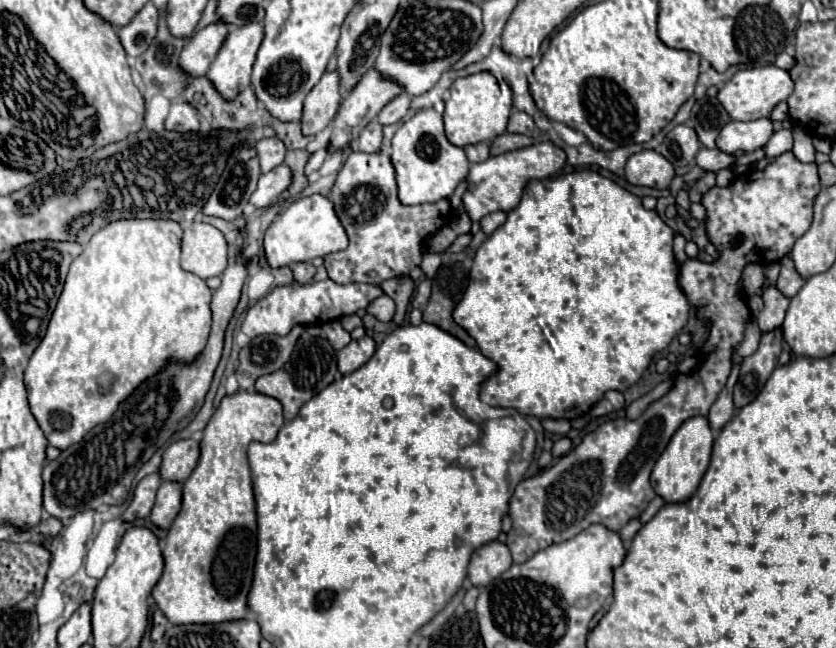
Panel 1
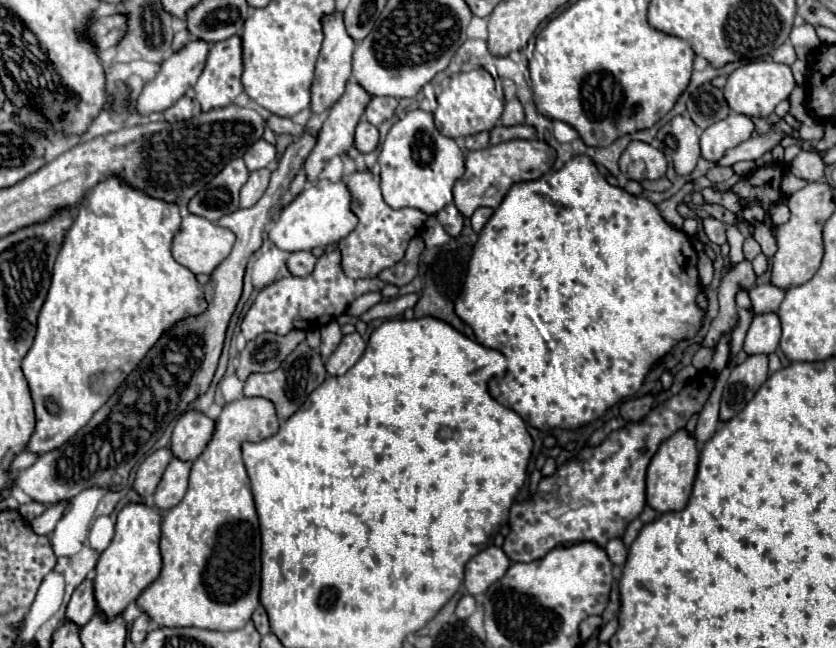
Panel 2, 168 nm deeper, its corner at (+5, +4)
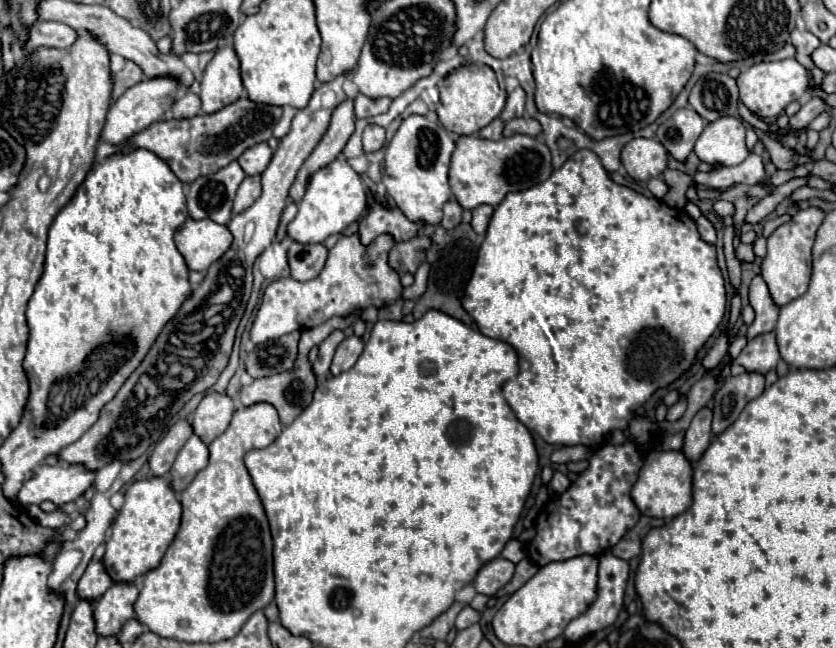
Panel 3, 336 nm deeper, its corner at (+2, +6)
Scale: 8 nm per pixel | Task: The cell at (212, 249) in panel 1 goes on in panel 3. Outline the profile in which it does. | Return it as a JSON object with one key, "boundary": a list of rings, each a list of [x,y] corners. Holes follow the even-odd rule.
{"boundary":[[[187,218],[175,232],[175,244],[189,270],[205,272],[231,246],[231,232],[213,220]]]}

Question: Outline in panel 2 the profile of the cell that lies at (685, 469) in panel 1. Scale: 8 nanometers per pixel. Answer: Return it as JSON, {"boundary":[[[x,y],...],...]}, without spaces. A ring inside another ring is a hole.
{"boundary":[[[678,430],[672,438],[660,444],[660,450],[654,454],[648,466],[646,504],[660,514],[682,510],[692,492],[696,470],[698,470],[698,444],[692,434],[688,434],[686,430]]]}

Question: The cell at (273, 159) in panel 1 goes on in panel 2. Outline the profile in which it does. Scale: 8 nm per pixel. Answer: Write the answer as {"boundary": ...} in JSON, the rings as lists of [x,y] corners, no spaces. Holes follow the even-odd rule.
{"boundary":[[[258,140],[244,154],[244,162],[246,162],[246,168],[252,172],[252,170],[268,168],[272,162],[276,162],[276,156],[278,154],[276,154],[276,148],[272,144],[268,144],[266,140]]]}

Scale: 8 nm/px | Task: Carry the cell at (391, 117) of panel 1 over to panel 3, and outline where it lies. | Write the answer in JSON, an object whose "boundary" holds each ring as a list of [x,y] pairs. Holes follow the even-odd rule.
{"boundary":[[[363,94],[355,96],[355,116],[357,118],[371,118],[385,114],[391,106],[391,98],[369,98]]]}

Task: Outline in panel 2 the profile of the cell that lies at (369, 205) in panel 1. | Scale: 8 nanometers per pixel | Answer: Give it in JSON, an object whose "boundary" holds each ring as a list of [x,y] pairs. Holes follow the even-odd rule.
{"boundary":[[[370,170],[356,172],[348,188],[352,192],[352,210],[358,216],[358,226],[338,242],[342,250],[342,268],[348,278],[376,278],[384,268],[394,266],[404,258],[410,238],[414,238],[426,222],[426,214],[416,208],[390,208],[380,192],[380,178]]]}

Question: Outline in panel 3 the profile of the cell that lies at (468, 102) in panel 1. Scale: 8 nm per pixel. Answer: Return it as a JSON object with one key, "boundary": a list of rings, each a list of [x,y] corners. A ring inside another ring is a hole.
{"boundary":[[[471,64],[461,70],[451,72],[445,80],[441,80],[439,94],[441,94],[441,100],[437,104],[439,122],[449,132],[455,132],[459,136],[477,134],[483,126],[491,124],[501,114],[501,110],[505,106],[503,92],[497,84],[495,72],[485,64]]]}

